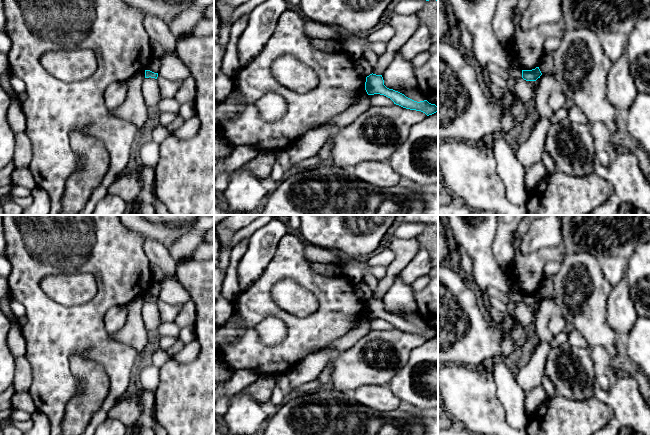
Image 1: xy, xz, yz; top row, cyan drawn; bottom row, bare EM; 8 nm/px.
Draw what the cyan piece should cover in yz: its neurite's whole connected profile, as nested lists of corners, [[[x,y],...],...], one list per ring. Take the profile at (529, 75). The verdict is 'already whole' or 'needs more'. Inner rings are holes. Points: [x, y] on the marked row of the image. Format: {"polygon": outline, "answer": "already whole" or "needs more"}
{"polygon": [[[539,67],[532,70],[522,70],[522,78],[526,81],[536,81],[541,75]]], "answer": "already whole"}

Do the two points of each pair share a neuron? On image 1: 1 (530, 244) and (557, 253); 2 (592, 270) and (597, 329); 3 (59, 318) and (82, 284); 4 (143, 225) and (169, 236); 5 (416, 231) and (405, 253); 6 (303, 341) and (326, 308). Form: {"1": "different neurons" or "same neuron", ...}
{"1": "different neurons", "2": "same neuron", "3": "different neurons", "4": "same neuron", "5": "different neurons", "6": "same neuron"}

